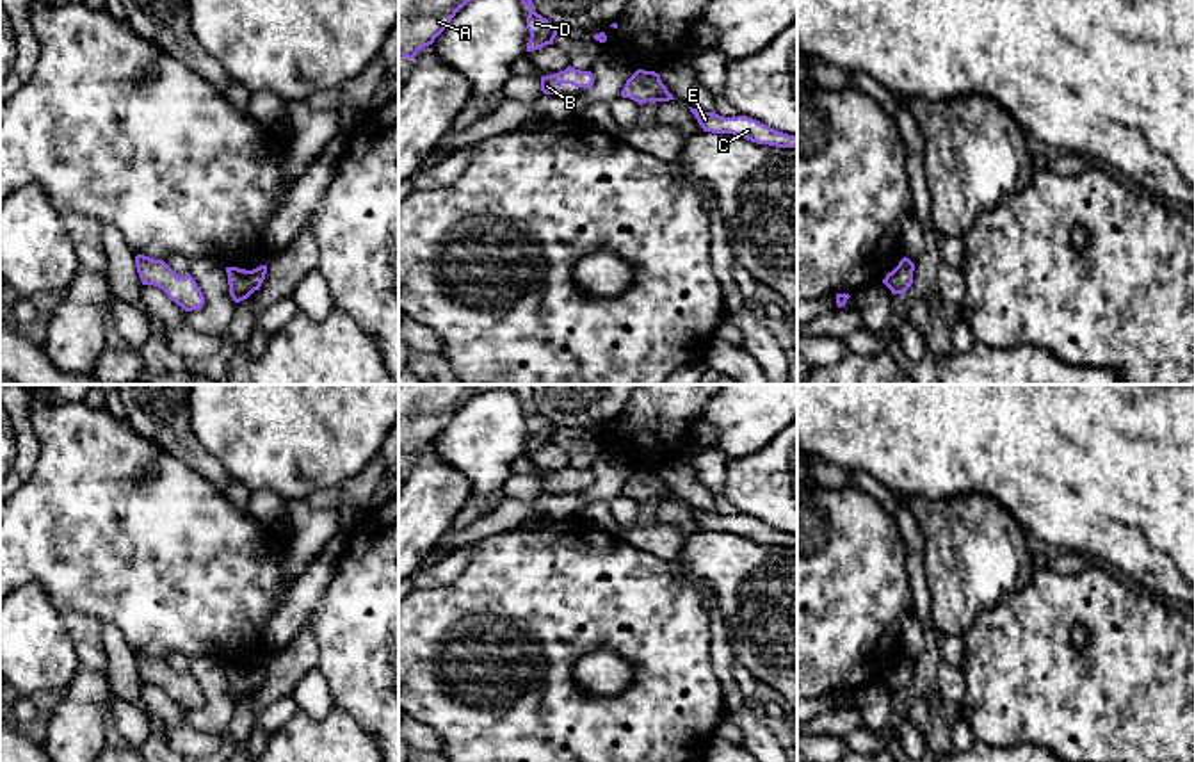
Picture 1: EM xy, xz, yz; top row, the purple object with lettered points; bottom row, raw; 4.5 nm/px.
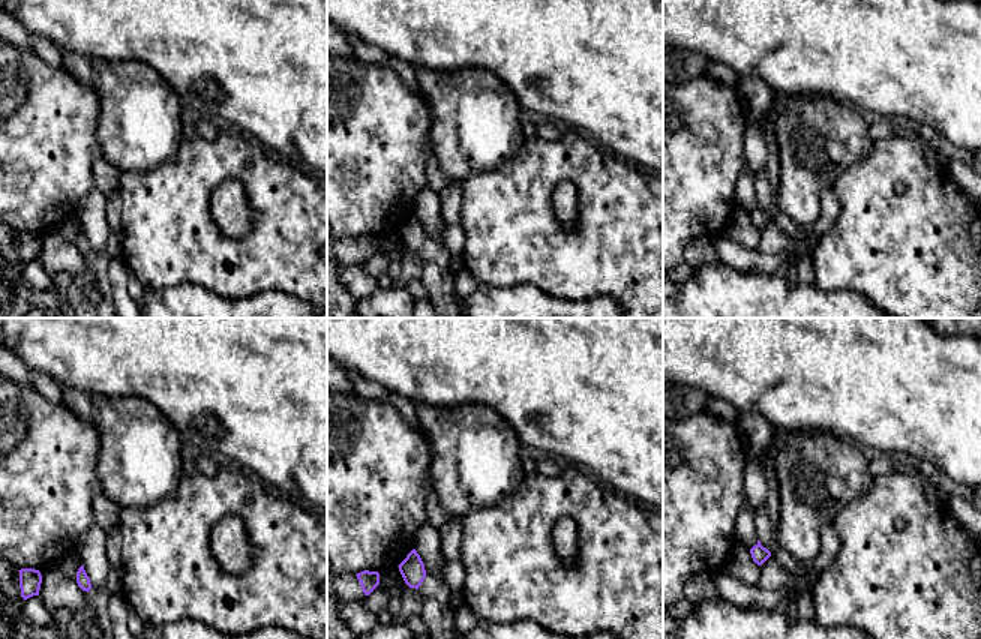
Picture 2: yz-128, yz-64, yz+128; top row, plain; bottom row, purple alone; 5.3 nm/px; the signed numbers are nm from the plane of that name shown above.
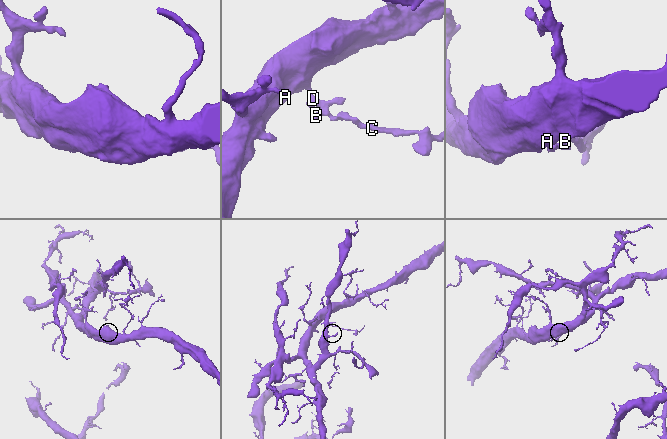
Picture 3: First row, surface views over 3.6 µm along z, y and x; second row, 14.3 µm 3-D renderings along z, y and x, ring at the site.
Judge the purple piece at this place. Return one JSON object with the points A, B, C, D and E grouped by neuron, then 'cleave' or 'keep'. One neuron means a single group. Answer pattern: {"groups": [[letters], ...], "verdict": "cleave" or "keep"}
{"groups": [["A", "B", "D"], ["C", "E"]], "verdict": "cleave"}

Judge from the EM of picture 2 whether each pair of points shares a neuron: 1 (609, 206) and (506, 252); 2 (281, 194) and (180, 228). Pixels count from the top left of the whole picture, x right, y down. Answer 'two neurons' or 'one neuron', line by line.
1: one neuron
2: one neuron

